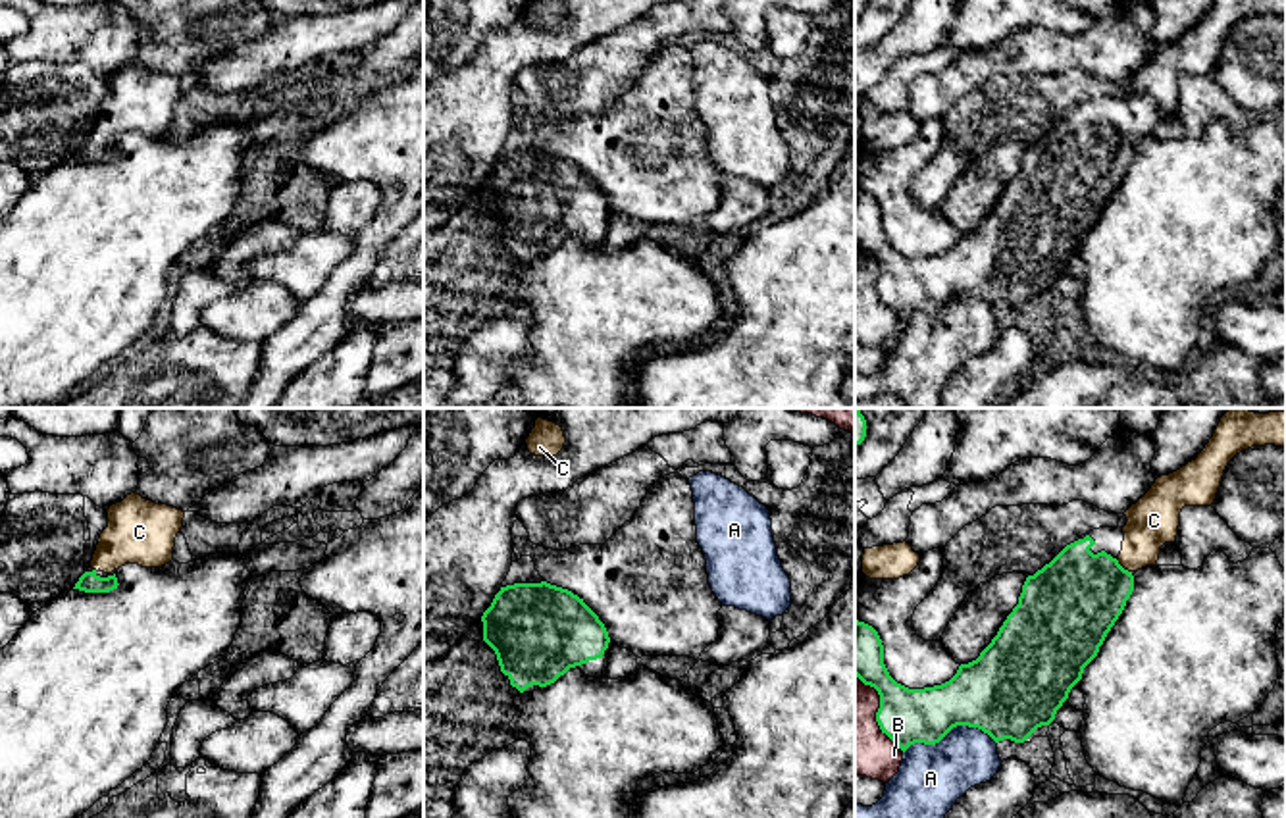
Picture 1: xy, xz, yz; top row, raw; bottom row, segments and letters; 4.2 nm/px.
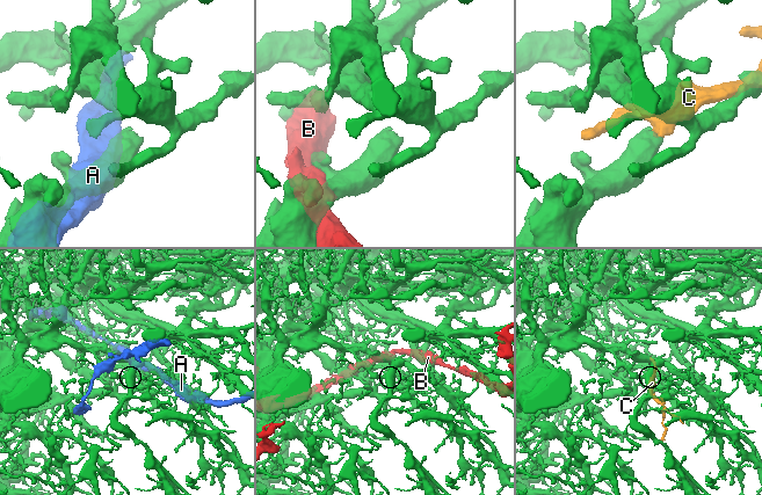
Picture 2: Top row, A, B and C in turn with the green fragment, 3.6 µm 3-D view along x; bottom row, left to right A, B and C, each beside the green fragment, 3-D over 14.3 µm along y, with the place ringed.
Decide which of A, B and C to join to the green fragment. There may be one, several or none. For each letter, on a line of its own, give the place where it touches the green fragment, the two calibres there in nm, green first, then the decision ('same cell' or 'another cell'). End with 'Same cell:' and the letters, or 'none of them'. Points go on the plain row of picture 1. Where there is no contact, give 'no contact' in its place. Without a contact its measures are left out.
A: yz (950, 299) | 320/280 nm | another cell
B: yz (878, 280) | 240/260 nm | another cell
C: yz (1121, 135) | 380/220 nm | same cell
Same cell: C

